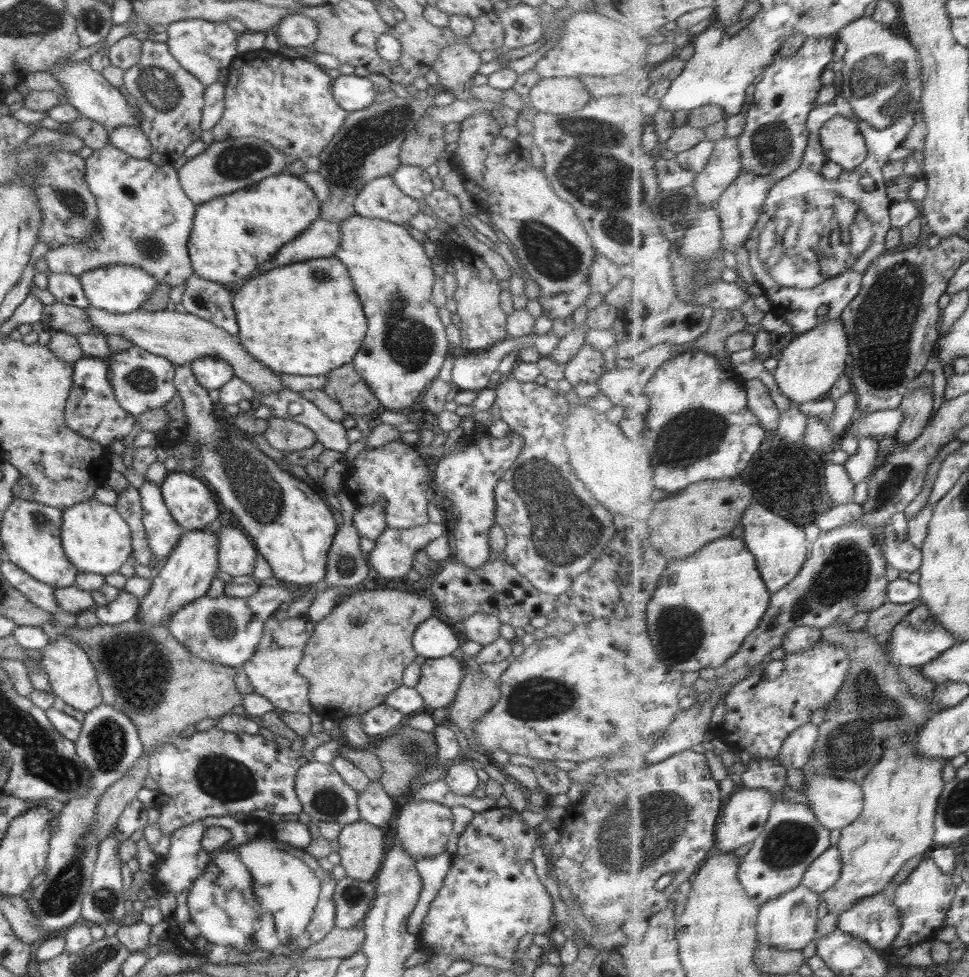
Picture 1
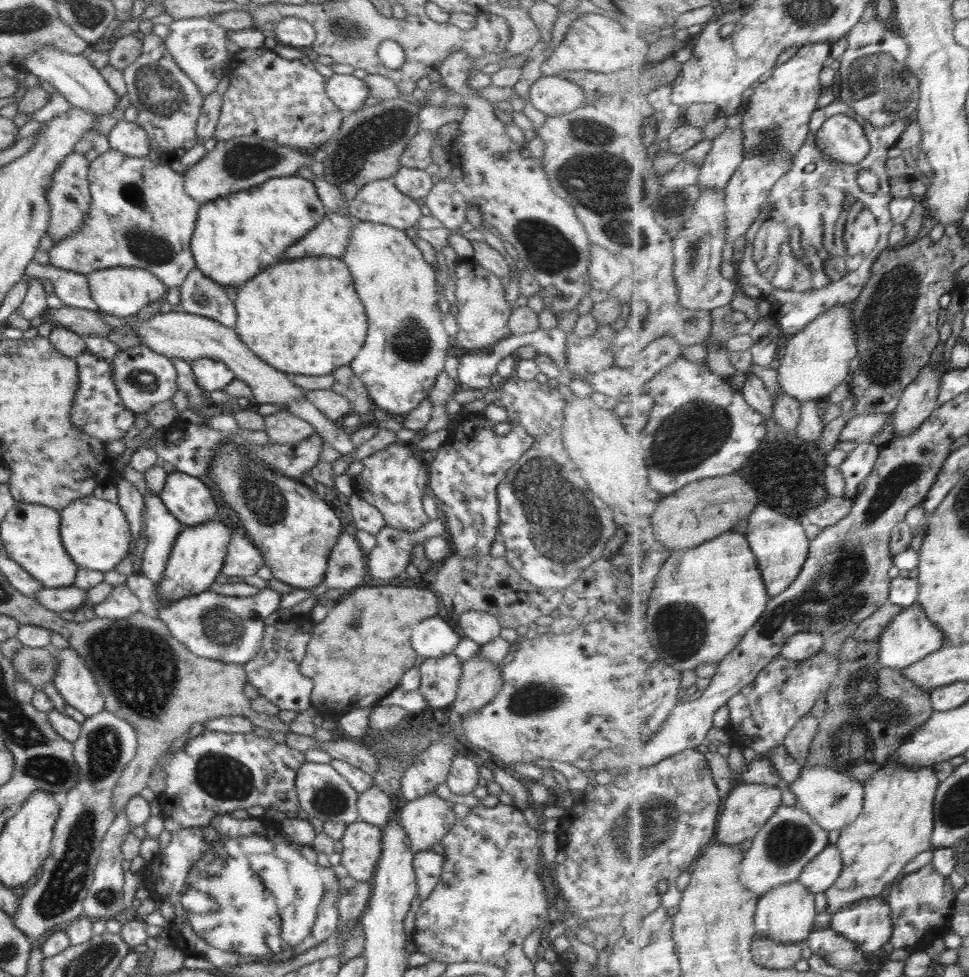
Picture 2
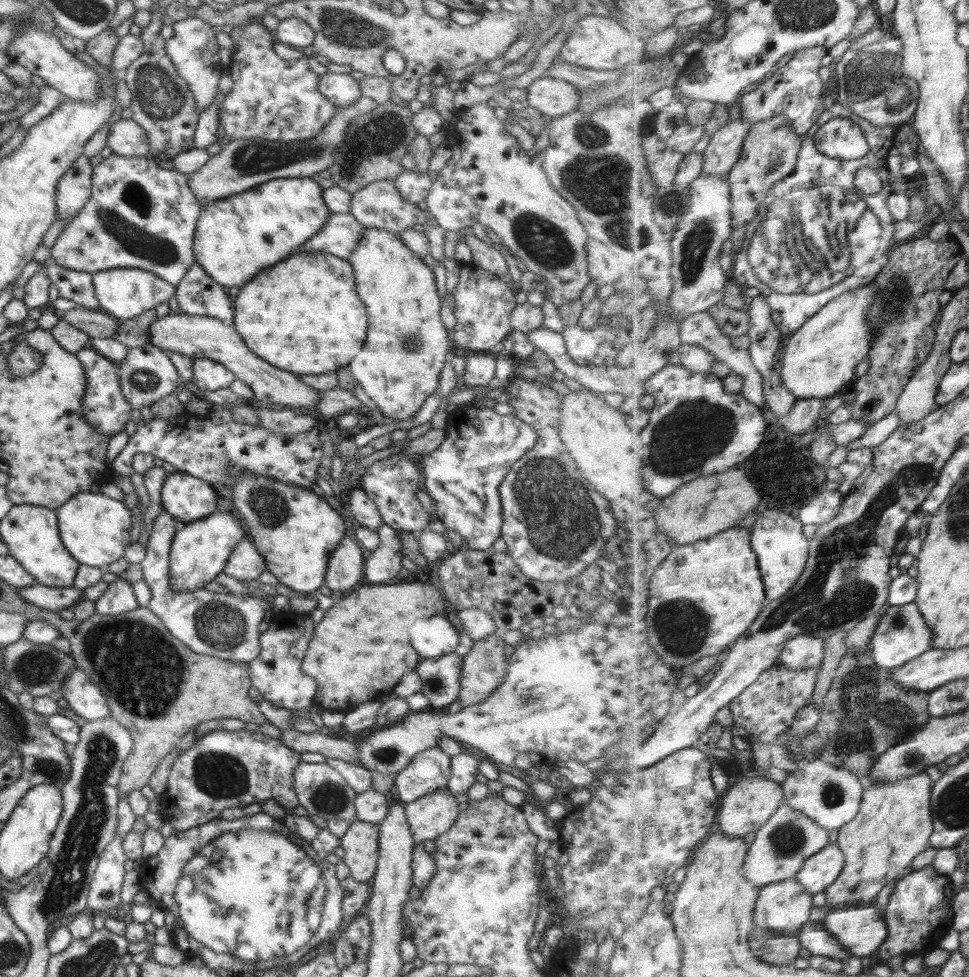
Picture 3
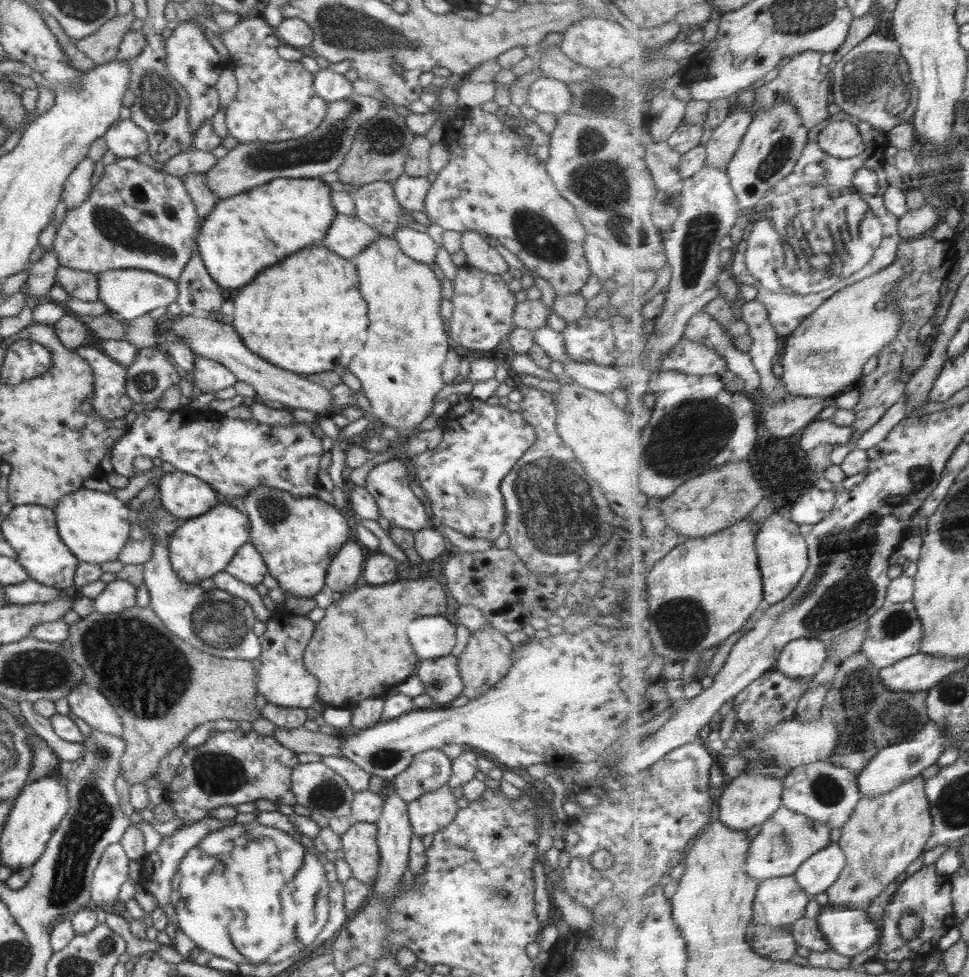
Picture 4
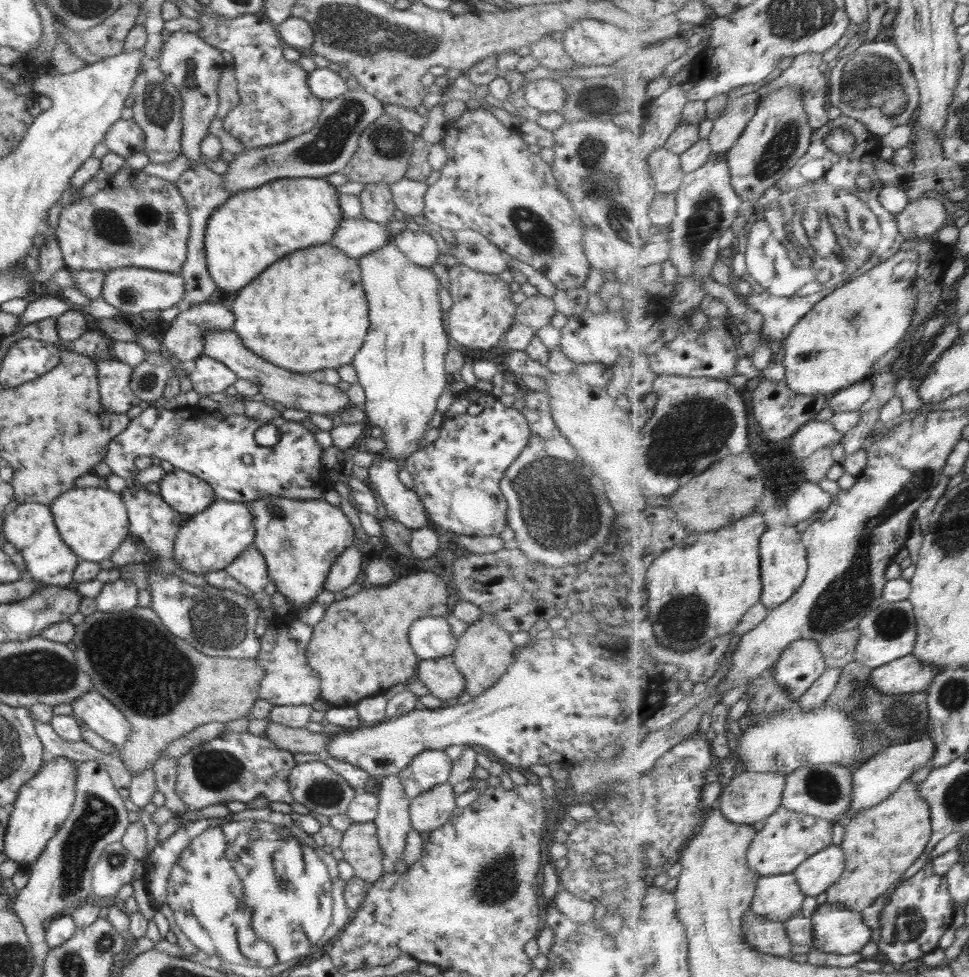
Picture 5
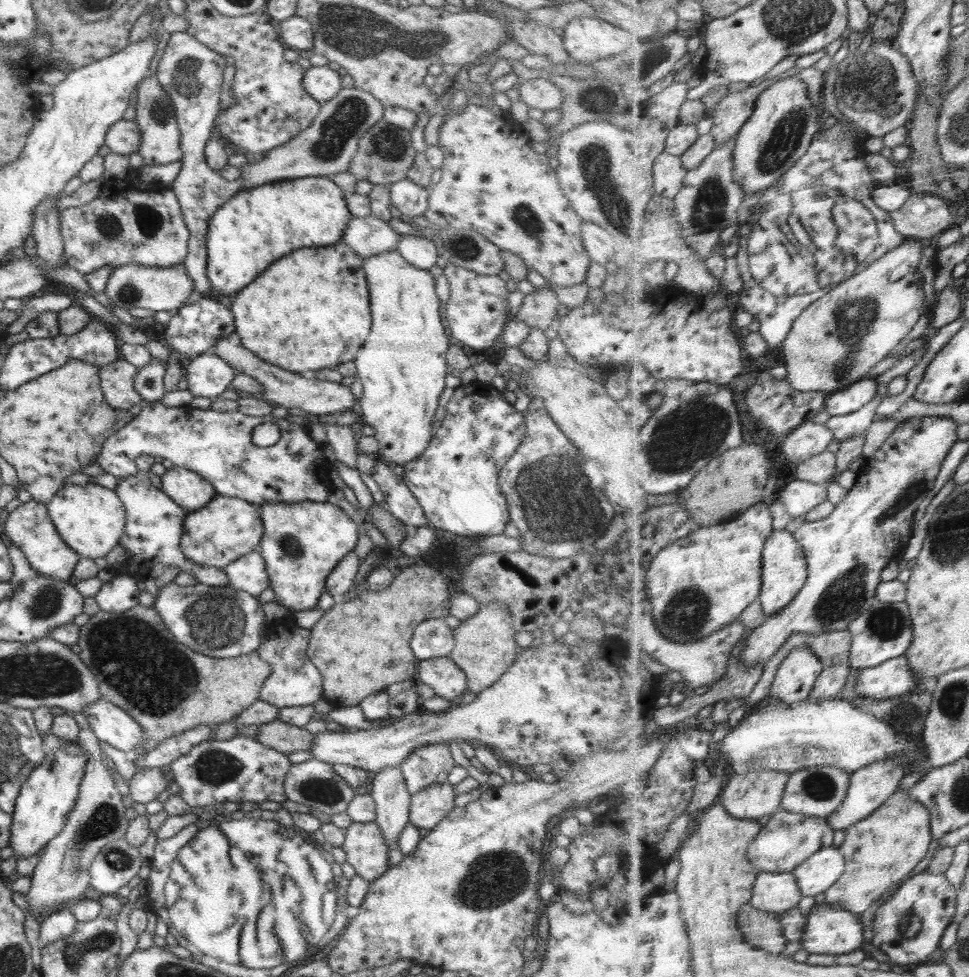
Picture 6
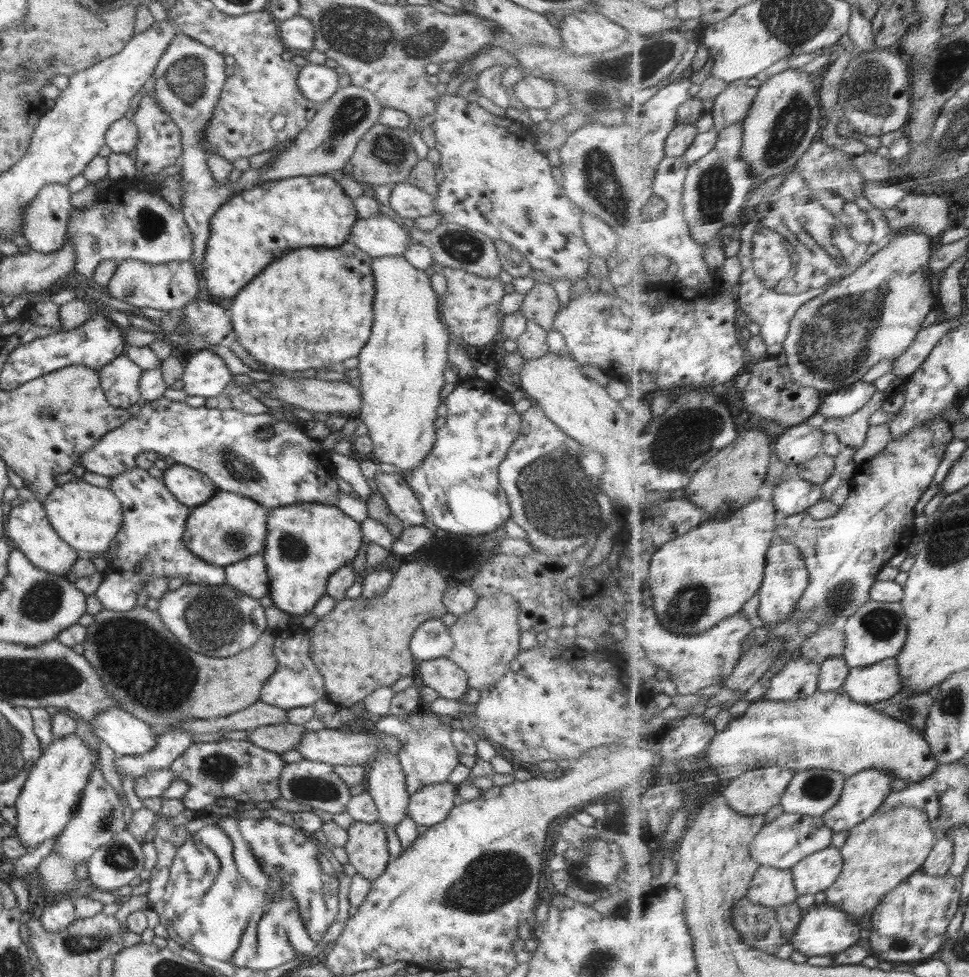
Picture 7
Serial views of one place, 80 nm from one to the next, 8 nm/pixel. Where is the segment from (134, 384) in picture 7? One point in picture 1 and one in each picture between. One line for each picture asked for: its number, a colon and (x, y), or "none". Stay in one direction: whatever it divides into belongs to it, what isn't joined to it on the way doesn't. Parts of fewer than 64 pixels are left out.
1: (91, 410)
2: (97, 409)
3: (104, 407)
4: (110, 401)
5: (117, 397)
6: (117, 378)

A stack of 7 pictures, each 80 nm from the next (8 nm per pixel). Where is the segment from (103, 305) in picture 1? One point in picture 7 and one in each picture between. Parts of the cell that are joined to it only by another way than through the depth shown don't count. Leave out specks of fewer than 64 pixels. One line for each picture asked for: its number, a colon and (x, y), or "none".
2: (121, 291)
3: (124, 293)
4: (128, 293)
5: (132, 290)
6: (131, 285)
7: (172, 286)

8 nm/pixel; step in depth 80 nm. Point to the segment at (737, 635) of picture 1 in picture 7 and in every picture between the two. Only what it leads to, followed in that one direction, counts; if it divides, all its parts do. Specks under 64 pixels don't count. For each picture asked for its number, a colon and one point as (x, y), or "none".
2: (706, 601)
3: (705, 596)
4: (706, 589)
5: (701, 589)
6: (698, 585)
7: (699, 580)

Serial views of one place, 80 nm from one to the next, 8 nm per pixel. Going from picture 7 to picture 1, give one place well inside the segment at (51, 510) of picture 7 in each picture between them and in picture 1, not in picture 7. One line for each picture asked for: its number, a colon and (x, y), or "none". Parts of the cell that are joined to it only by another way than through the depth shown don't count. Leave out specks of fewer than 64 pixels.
1: (95, 538)
2: (95, 533)
3: (94, 528)
4: (94, 525)
5: (92, 521)
6: (90, 519)

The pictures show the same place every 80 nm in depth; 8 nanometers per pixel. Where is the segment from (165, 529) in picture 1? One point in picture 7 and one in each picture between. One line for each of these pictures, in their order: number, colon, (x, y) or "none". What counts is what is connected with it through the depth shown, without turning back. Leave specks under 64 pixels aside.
2: (162, 528)
3: (224, 625)
4: (219, 624)
5: (218, 622)
6: (221, 622)
7: (220, 622)

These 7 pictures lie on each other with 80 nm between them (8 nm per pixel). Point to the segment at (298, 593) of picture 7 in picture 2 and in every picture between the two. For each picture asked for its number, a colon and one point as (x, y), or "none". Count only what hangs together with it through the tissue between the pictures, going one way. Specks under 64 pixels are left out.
2: (294, 529)
3: (295, 530)
4: (297, 537)
5: (300, 540)
6: (301, 543)

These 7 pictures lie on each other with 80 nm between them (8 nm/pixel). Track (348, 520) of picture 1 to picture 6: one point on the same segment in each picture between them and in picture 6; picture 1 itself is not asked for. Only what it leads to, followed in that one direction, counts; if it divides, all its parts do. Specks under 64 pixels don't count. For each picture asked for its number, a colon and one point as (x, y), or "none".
2: (345, 570)
3: (344, 573)
4: (345, 567)
5: (343, 572)
6: (341, 579)

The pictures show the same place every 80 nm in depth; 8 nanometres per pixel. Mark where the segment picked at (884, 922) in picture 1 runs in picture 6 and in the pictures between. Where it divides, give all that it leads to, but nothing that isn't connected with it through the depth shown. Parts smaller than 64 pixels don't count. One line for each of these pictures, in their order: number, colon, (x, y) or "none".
2: (871, 923)
3: (863, 929)
4: (850, 931)
5: (838, 929)
6: (831, 929)

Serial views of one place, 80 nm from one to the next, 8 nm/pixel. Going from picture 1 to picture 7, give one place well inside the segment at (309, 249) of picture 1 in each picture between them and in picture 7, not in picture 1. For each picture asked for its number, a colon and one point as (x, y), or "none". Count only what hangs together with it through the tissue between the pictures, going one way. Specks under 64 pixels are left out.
2: (330, 236)
3: (342, 232)
4: (348, 235)
5: (356, 237)
6: (369, 236)
7: (378, 236)

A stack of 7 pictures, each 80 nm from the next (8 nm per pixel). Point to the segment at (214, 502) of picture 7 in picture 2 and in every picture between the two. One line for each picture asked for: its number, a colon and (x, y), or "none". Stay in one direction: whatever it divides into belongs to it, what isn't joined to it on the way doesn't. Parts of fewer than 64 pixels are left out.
2: (197, 556)
3: (200, 549)
4: (201, 546)
5: (210, 540)
6: (226, 528)

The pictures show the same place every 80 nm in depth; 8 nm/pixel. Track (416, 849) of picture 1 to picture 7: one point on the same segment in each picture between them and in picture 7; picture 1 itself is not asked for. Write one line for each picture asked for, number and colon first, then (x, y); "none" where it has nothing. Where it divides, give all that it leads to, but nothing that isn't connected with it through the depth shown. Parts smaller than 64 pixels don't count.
2: (426, 820)
3: (429, 816)
4: (431, 812)
5: (429, 810)
6: (429, 806)
7: (431, 804)

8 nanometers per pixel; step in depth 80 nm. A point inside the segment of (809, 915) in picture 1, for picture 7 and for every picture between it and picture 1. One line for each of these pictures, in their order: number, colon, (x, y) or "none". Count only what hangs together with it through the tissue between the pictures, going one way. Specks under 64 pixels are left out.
2: (788, 914)
3: (785, 907)
4: (782, 902)
5: (780, 897)
6: (779, 892)
7: (776, 887)

